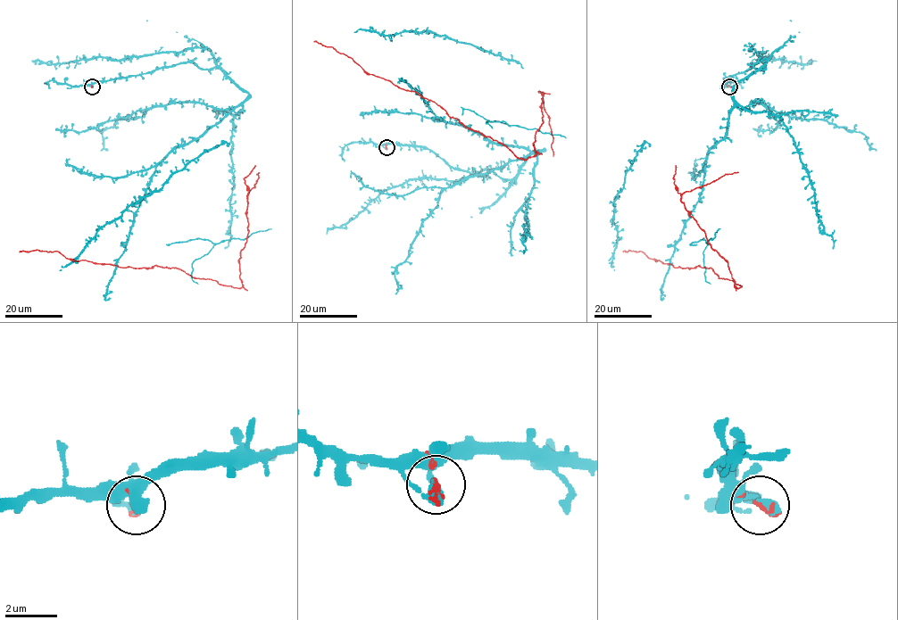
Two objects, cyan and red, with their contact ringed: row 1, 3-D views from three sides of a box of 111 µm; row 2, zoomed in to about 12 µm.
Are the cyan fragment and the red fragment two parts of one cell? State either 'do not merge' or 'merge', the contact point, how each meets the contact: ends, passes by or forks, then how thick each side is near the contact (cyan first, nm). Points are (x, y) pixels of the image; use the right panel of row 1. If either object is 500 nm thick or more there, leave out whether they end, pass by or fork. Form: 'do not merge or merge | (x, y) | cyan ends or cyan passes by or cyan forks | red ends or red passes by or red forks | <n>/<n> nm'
merge | (729, 86) | cyan ends | red ends | 440/150 nm

